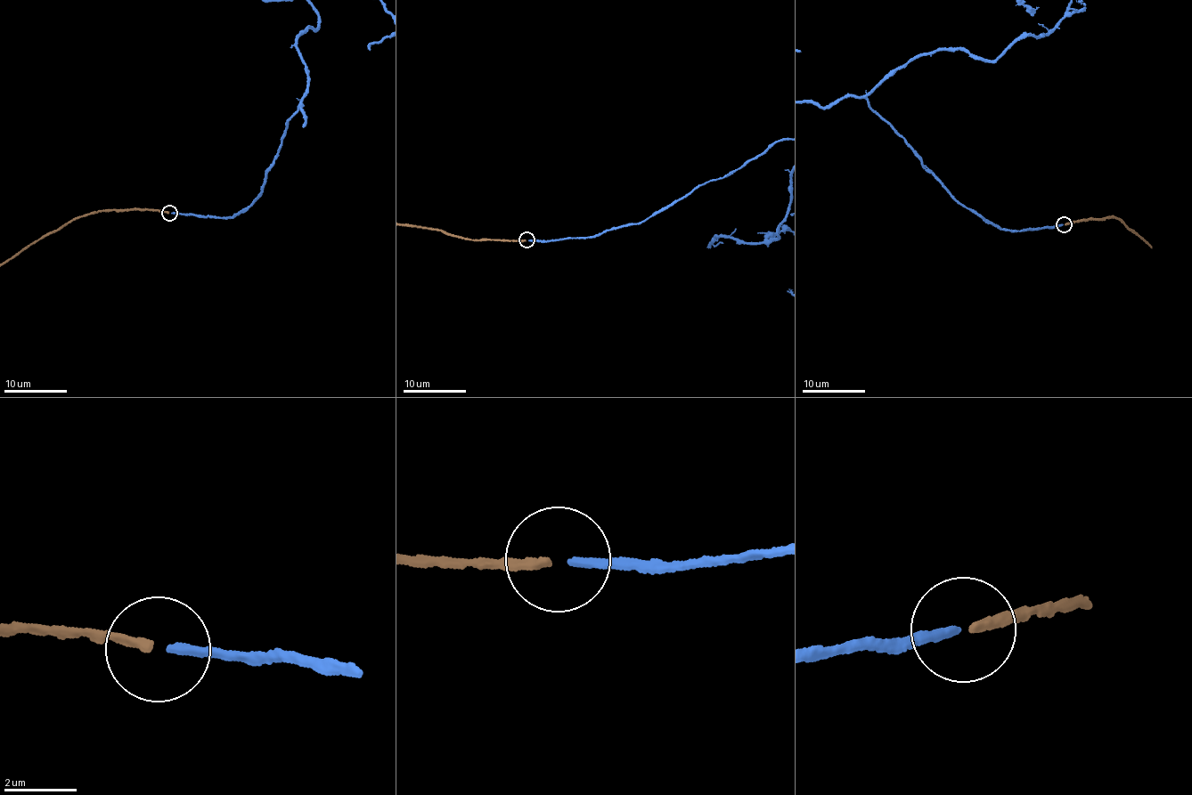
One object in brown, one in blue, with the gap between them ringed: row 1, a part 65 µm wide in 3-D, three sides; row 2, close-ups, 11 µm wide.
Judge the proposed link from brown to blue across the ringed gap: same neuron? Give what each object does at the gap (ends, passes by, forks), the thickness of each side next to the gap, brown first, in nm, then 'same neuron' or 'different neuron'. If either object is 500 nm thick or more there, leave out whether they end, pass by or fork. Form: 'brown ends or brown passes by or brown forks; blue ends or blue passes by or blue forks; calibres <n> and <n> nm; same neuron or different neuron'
brown ends; blue ends; calibres 220 and 240 nm; same neuron

